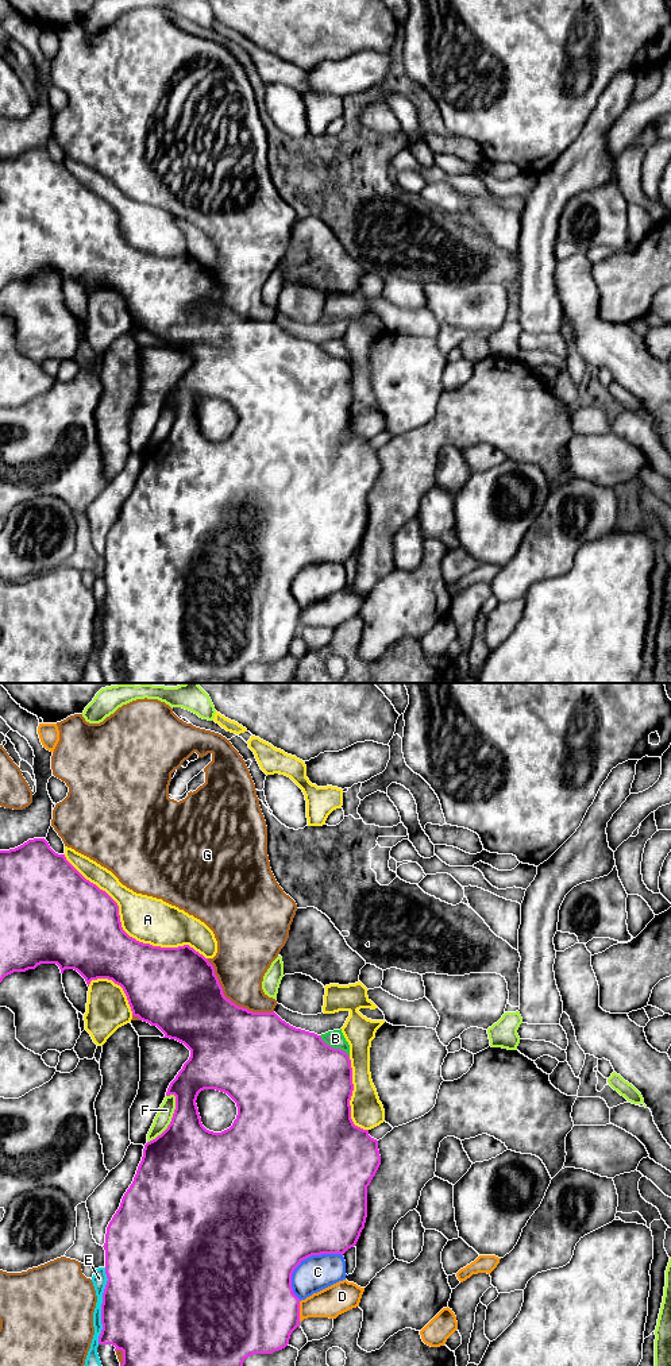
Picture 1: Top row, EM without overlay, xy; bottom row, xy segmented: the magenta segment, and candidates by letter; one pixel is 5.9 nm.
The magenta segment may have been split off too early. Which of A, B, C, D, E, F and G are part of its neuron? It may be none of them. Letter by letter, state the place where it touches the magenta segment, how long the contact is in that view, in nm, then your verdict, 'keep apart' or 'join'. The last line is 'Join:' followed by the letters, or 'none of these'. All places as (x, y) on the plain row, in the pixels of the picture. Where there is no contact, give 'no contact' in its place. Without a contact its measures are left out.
A: xy (124, 240) | 1050 nm | keep apart
B: xy (335, 358) | 220 nm | join
C: xy (303, 568) | 380 nm | keep apart
D: xy (299, 620) | 120 nm | keep apart
E: xy (101, 614) | 460 nm | keep apart
F: xy (172, 429) | 340 nm | keep apart
G: xy (230, 309) | 500 nm | keep apart
Join: B

